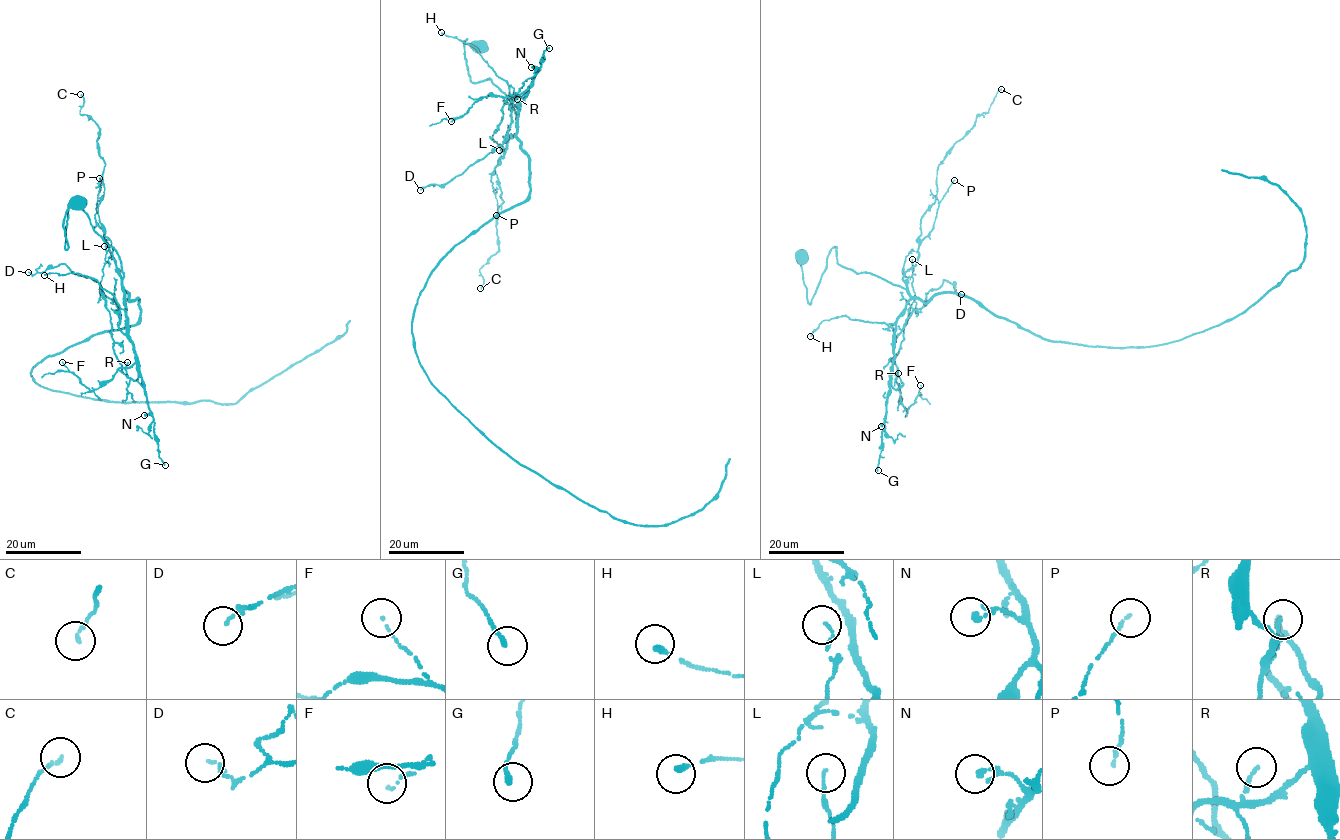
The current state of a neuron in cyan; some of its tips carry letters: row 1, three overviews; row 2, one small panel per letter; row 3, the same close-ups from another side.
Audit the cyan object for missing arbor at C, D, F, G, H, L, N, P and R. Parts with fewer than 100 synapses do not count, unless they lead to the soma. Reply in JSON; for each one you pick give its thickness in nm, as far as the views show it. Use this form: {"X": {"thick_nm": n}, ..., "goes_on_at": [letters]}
{"goes_on_at": []}

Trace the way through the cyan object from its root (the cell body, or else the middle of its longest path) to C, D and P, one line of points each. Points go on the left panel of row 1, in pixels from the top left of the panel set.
C: (77, 205), (65, 248), (71, 200), (118, 254), (122, 279), (98, 215), (99, 128), (80, 114), (80, 94)
D: (77, 205), (66, 214), (65, 248), (71, 200), (118, 254), (120, 322), (116, 301), (64, 264), (28, 272)
P: (77, 205), (66, 214), (65, 248), (71, 200), (118, 254), (122, 279), (104, 230), (95, 219), (99, 178)

